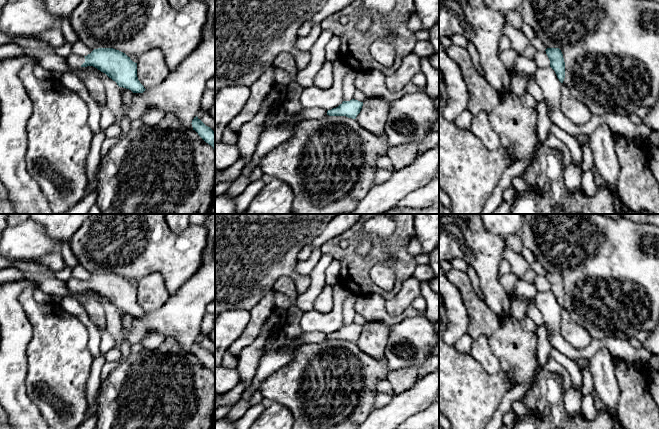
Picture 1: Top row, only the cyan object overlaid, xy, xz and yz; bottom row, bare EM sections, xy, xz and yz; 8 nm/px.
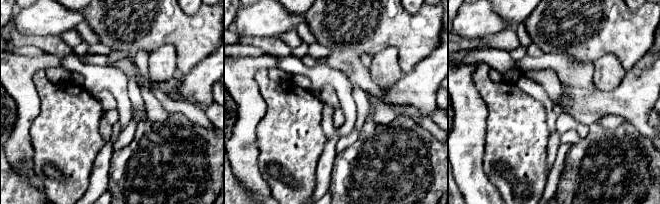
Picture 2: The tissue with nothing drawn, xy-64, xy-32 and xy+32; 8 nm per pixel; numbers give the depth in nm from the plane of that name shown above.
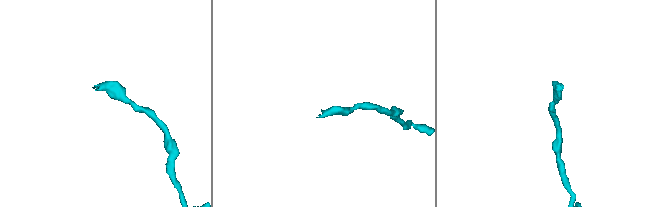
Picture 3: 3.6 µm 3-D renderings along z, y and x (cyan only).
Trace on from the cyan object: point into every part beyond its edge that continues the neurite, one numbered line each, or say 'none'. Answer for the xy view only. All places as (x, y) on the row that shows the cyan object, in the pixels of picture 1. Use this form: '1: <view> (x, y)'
1: xy (75, 61)

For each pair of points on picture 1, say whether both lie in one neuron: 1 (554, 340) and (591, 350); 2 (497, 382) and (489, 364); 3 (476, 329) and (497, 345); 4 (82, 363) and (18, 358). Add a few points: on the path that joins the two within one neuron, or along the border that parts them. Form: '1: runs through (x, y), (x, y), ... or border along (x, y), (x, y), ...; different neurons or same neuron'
1: runs through (563, 347), (571, 353), (582, 353); same neuron
2: border along (476, 360), (490, 374), (496, 374), (501, 369); different neurons
3: border along (503, 318), (503, 323), (488, 337); different neurons
4: border along (32, 336), (27, 347), (27, 379), (25, 382); different neurons

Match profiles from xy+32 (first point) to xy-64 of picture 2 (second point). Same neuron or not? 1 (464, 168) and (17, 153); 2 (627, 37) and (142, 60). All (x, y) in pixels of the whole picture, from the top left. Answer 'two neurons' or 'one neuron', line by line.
1: one neuron
2: two neurons

